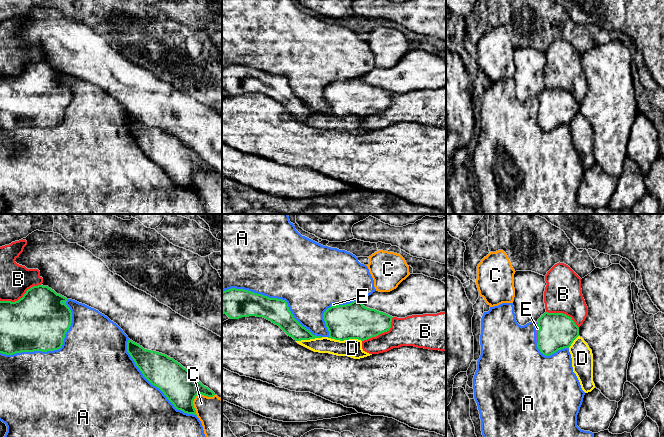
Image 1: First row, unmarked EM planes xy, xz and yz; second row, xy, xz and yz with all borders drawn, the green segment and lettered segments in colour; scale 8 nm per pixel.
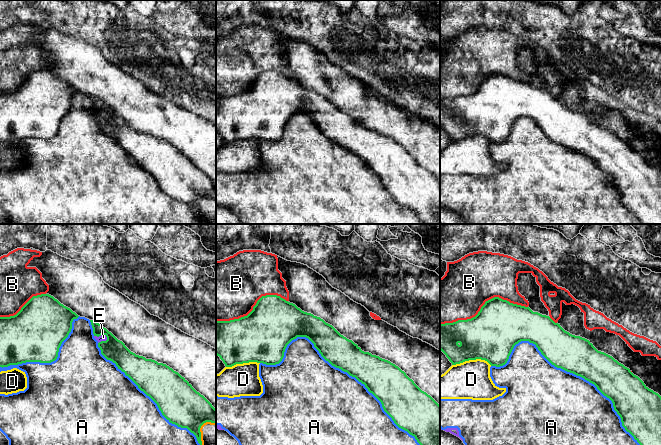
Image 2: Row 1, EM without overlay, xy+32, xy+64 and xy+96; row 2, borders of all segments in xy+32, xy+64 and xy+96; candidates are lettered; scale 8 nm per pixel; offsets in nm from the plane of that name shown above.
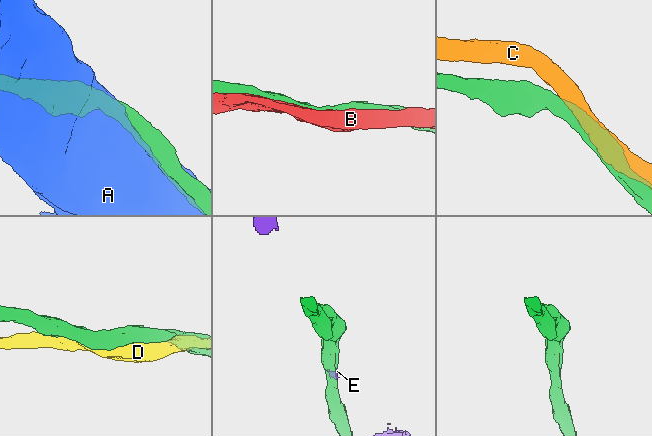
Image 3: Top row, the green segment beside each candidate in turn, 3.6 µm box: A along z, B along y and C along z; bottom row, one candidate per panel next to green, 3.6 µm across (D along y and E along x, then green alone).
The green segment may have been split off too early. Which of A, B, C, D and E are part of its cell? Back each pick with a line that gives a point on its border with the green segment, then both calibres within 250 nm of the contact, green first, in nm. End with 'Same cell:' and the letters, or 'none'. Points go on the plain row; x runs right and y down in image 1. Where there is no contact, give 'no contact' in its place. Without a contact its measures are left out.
Same cell: none

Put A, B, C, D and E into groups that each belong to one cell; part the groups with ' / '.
A E / B / C / D

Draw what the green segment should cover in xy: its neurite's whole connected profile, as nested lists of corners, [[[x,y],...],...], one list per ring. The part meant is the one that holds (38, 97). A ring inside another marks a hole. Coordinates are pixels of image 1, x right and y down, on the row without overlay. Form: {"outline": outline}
{"outline": [[[43,61],[31,63],[18,77],[0,77],[0,129],[13,131],[60,125],[72,99],[72,88],[66,77],[66,73]]]}

